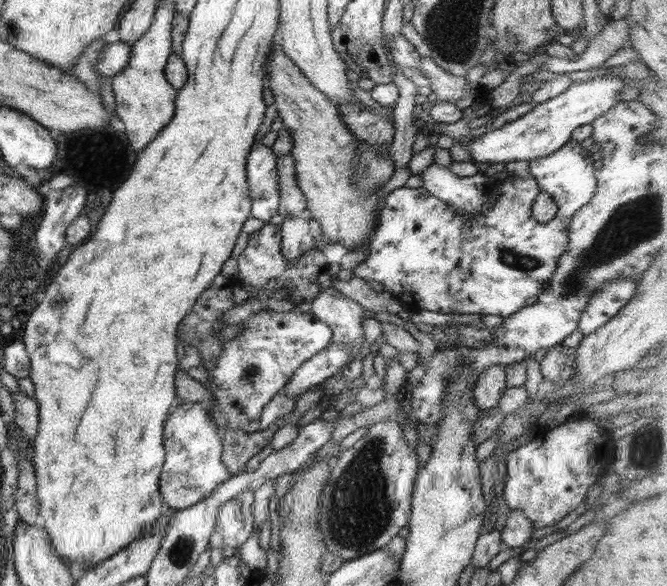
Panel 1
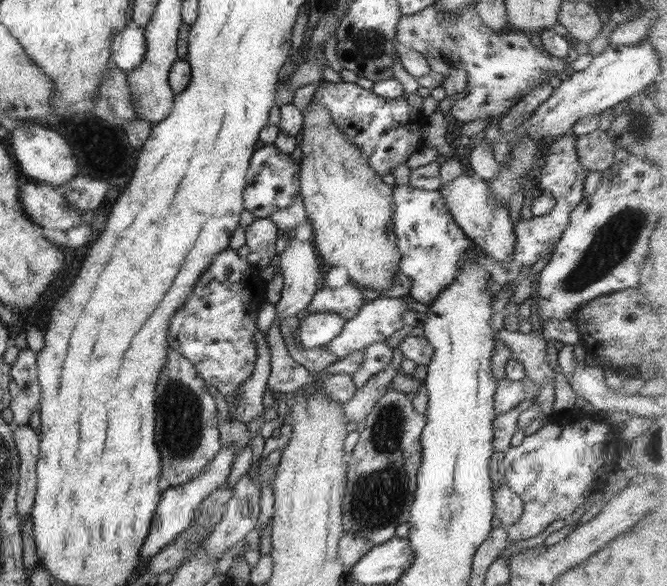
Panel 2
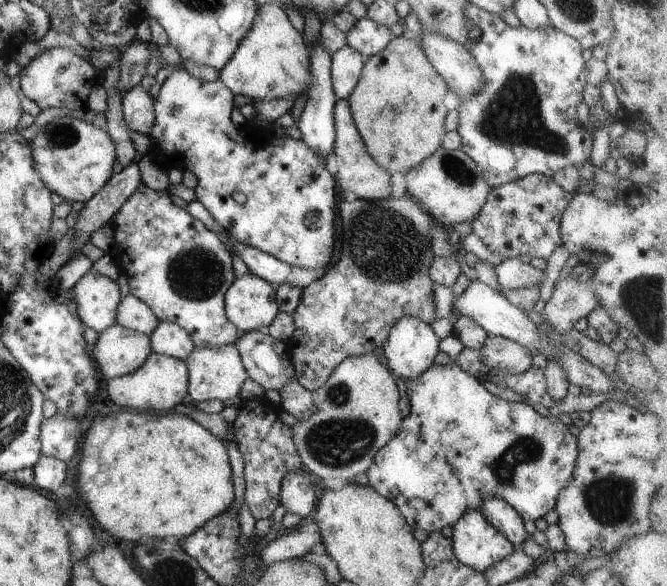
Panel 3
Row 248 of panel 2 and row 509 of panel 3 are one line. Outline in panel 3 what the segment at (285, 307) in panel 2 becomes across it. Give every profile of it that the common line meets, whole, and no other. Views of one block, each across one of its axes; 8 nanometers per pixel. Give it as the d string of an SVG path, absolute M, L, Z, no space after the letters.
M304 469L288 472L282 478L280 492L280 503L286 509L286 513L297 514L305 520L312 517L317 505L315 484L306 473Z

